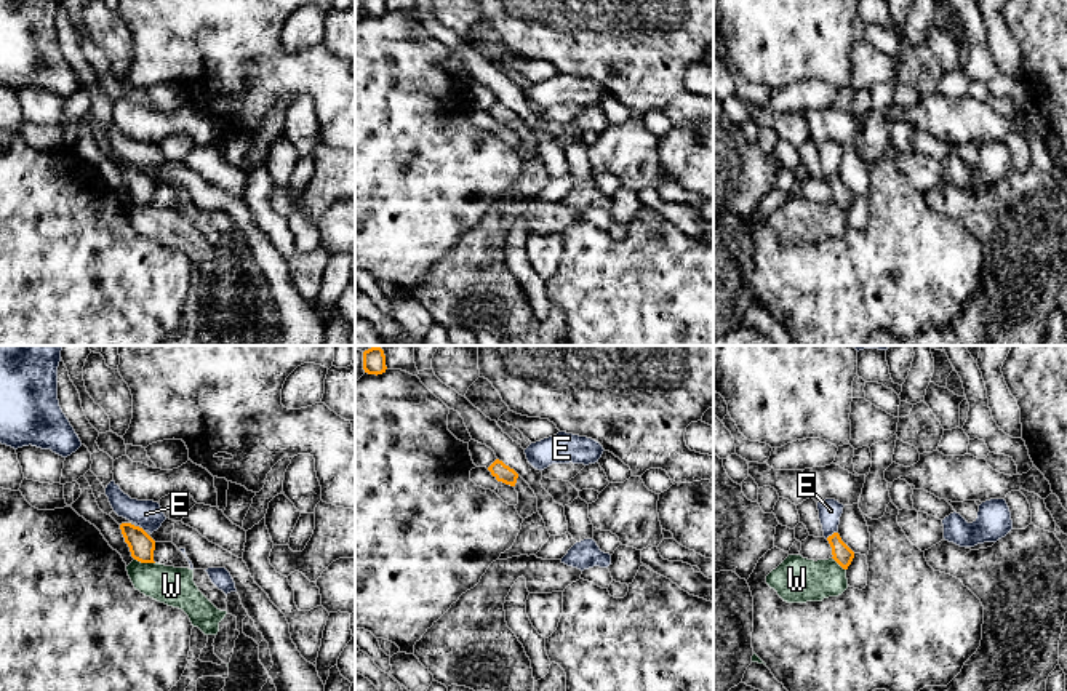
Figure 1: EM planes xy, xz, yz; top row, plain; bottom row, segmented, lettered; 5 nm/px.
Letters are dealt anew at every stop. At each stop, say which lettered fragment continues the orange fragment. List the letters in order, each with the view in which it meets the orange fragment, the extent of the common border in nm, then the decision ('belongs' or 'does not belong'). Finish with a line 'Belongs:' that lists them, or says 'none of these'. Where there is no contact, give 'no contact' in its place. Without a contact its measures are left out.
E: yz | 70 nm | does not belong
W: xy | 110 nm | does not belong
Belongs: none of these

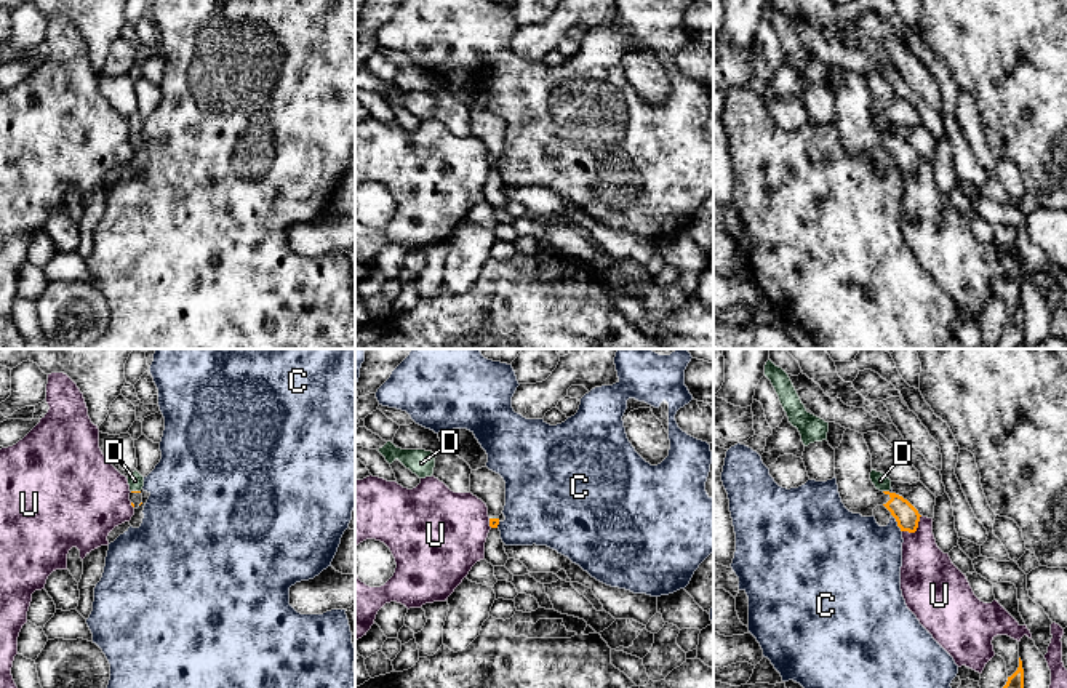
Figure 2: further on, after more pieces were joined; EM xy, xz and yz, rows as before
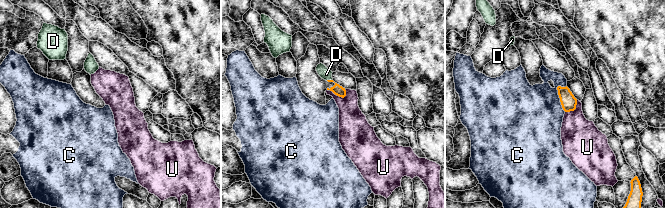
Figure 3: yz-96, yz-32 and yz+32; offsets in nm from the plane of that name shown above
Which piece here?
C: yz | 110 nm | does not belong
D: yz | 30 nm | belongs
U: yz | 130 nm | does not belong
Belongs: D

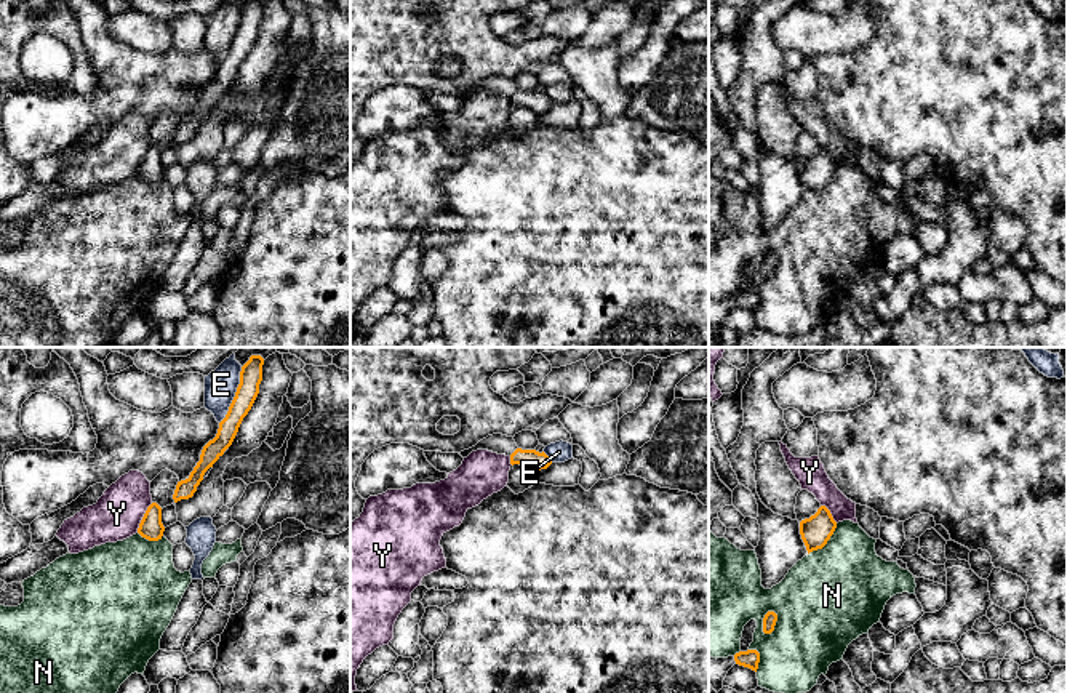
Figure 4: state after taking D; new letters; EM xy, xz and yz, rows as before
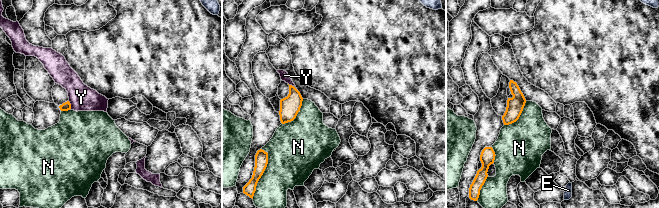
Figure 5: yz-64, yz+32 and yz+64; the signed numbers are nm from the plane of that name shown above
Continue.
E: xy | 300 nm | does not belong
N: yz | 130 nm | does not belong
Y: xy | 170 nm | does not belong
Belongs: none of these

